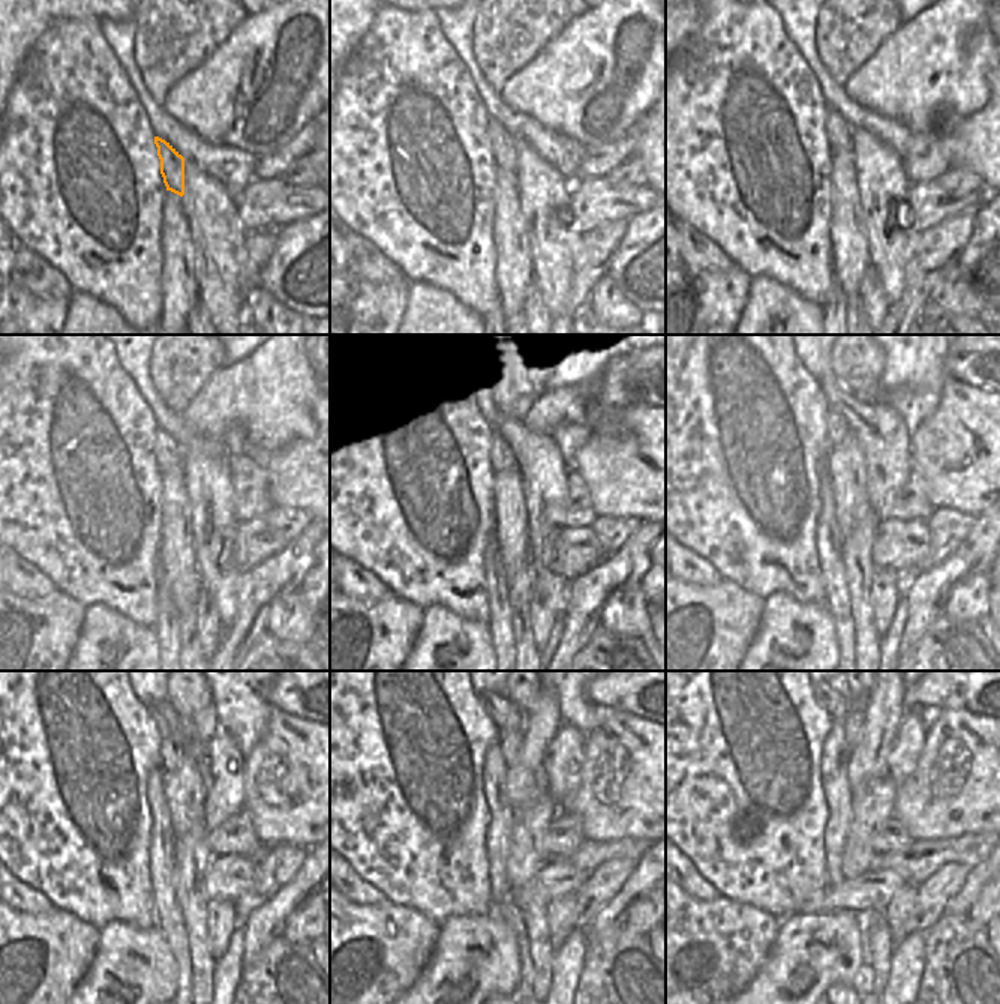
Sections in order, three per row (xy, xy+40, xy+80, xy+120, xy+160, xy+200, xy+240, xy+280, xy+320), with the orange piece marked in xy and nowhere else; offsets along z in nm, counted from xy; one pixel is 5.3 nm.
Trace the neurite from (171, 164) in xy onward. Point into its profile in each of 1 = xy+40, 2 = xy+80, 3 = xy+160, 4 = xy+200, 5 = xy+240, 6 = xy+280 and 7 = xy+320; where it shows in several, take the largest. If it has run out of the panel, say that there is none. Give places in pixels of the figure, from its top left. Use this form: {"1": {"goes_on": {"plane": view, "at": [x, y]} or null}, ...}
{"1": {"goes_on": {"plane": "xy+40", "at": [502, 144]}}, "2": {"goes_on": {"plane": "xy+80", "at": [838, 132]}}, "3": {"goes_on": {"plane": "xy+160", "at": [501, 455]}}, "4": {"goes_on": {"plane": "xy+200", "at": [838, 432]}}, "5": {"goes_on": {"plane": "xy+240", "at": [171, 755]}}, "6": {"goes_on": {"plane": "xy+280", "at": [510, 742]}}, "7": {"goes_on": {"plane": "xy+320", "at": [853, 722]}}}

